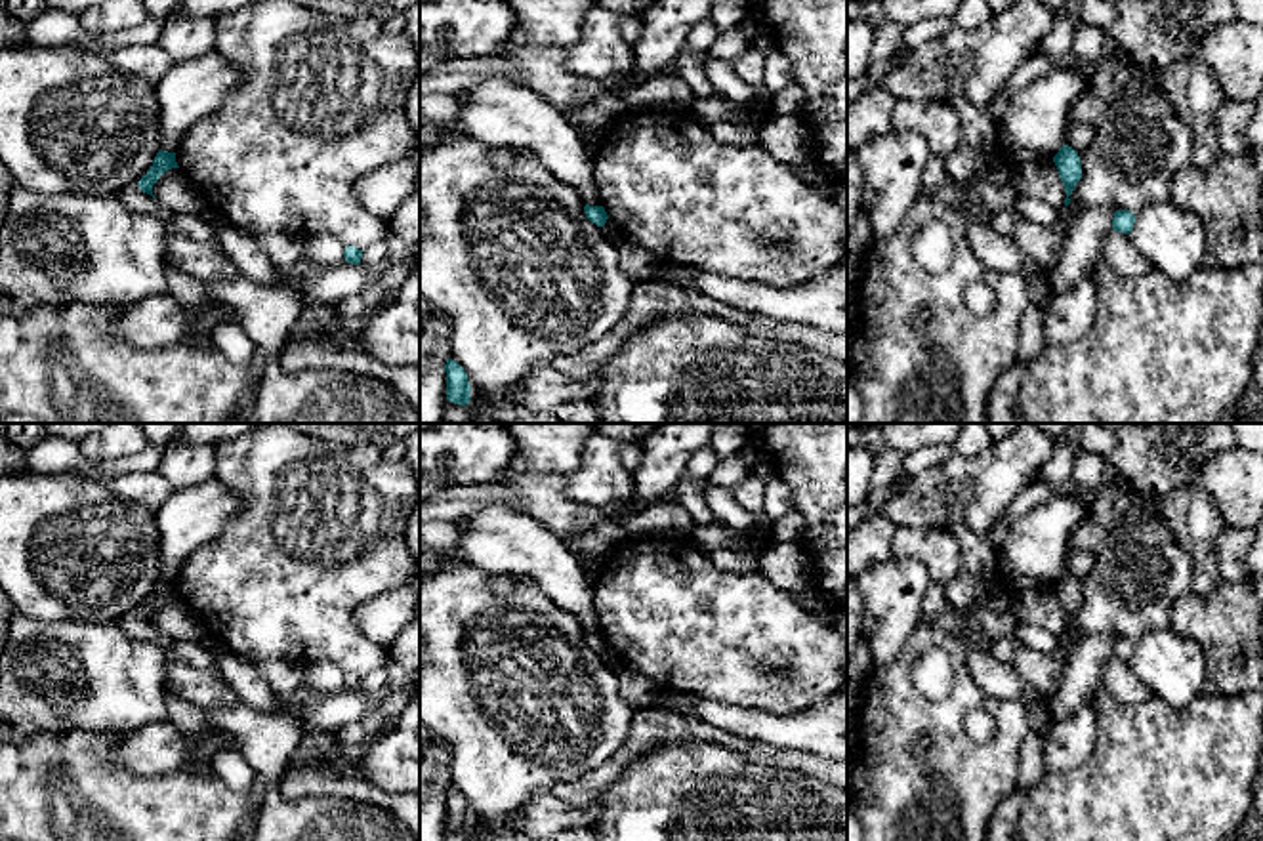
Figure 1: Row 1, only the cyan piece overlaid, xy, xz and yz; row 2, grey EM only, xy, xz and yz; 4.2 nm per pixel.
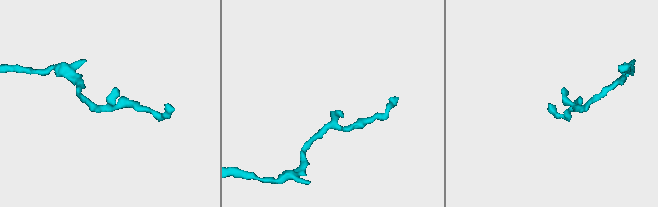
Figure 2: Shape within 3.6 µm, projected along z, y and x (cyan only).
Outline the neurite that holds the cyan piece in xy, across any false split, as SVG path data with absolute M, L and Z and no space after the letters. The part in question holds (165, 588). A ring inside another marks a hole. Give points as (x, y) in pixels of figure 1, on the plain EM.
M158 578L155 587L153 587L153 593L149 595L149 599L139 606L137 614L151 622L153 622L153 612L160 606L160 603L172 595L179 595L177 589L176 589L176 580L168 580L168 578Z

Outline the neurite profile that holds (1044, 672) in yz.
M1013 639L1011 667L1042 696L1055 696L1063 685L1065 664L1055 654L1038 652Z

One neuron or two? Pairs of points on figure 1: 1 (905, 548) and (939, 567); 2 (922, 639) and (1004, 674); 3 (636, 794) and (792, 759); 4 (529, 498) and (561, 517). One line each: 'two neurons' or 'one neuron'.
1: one neuron
2: two neurons
3: two neurons
4: one neuron

